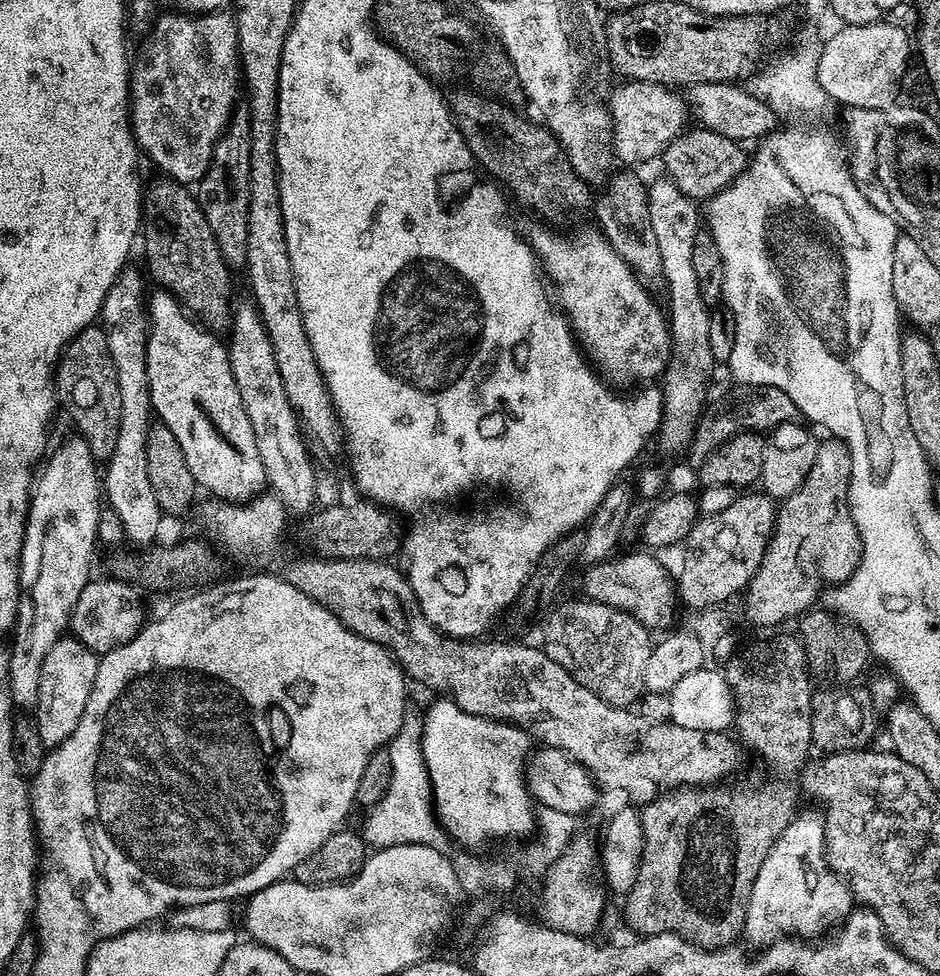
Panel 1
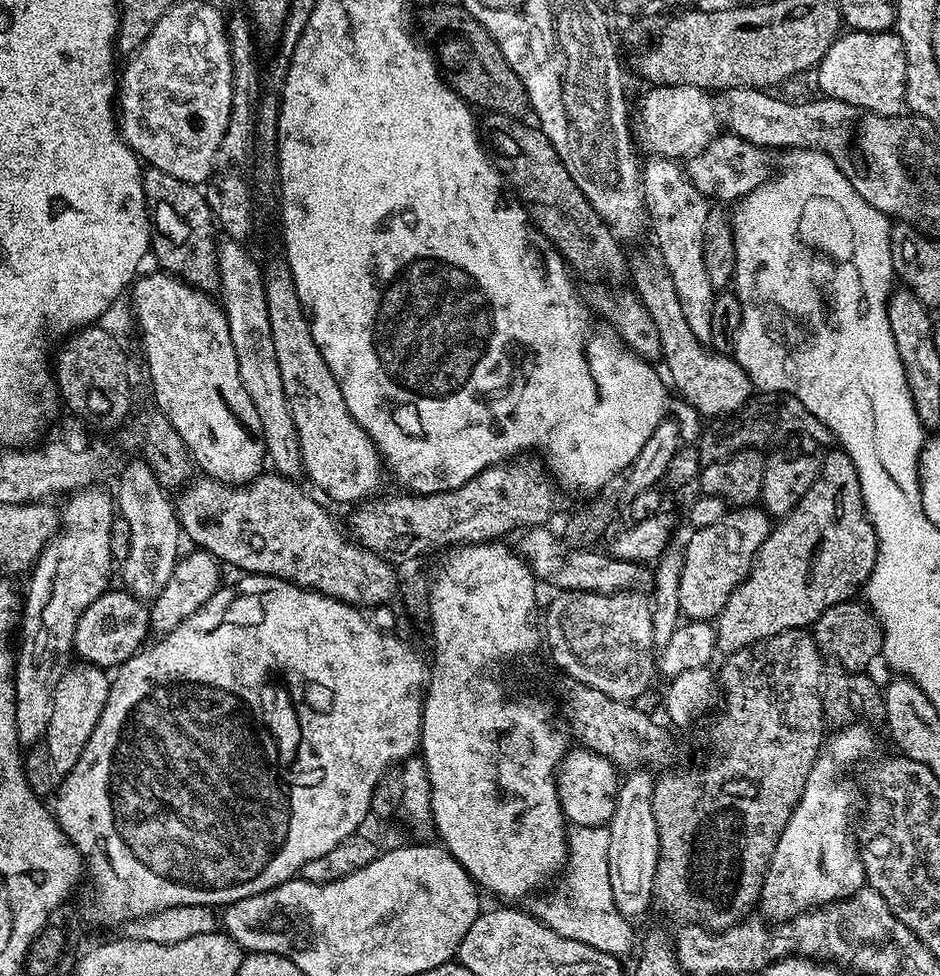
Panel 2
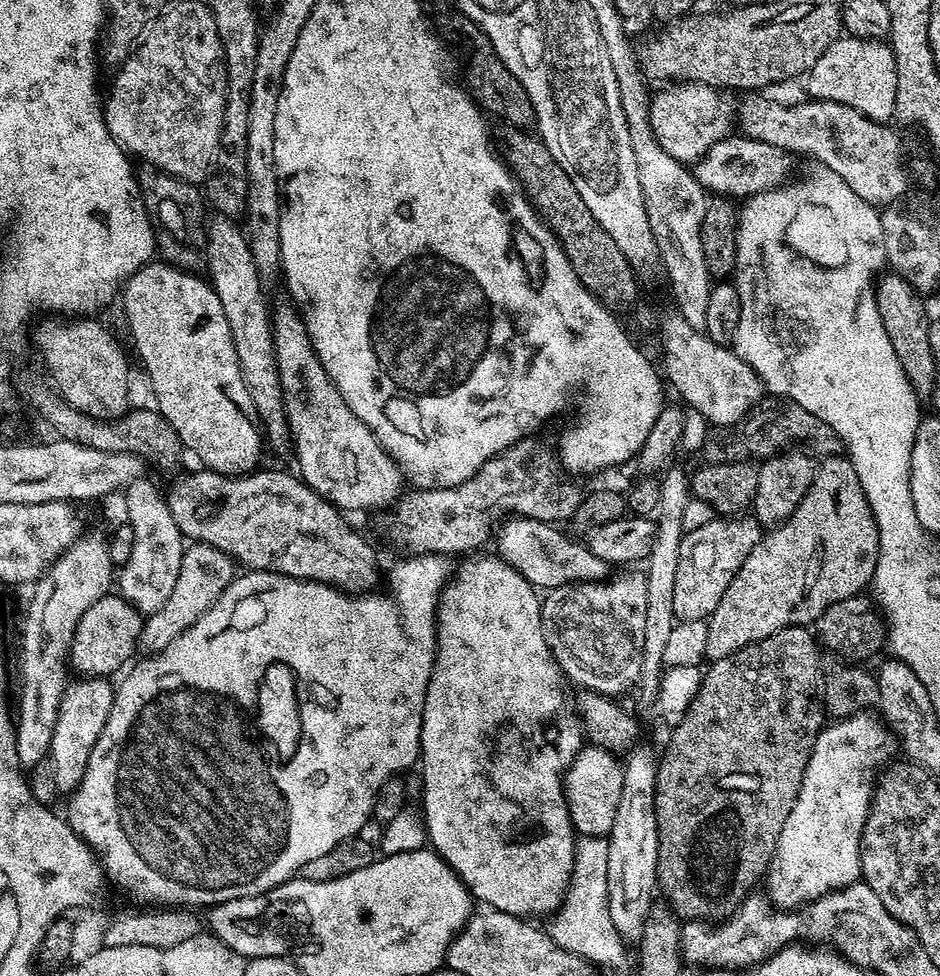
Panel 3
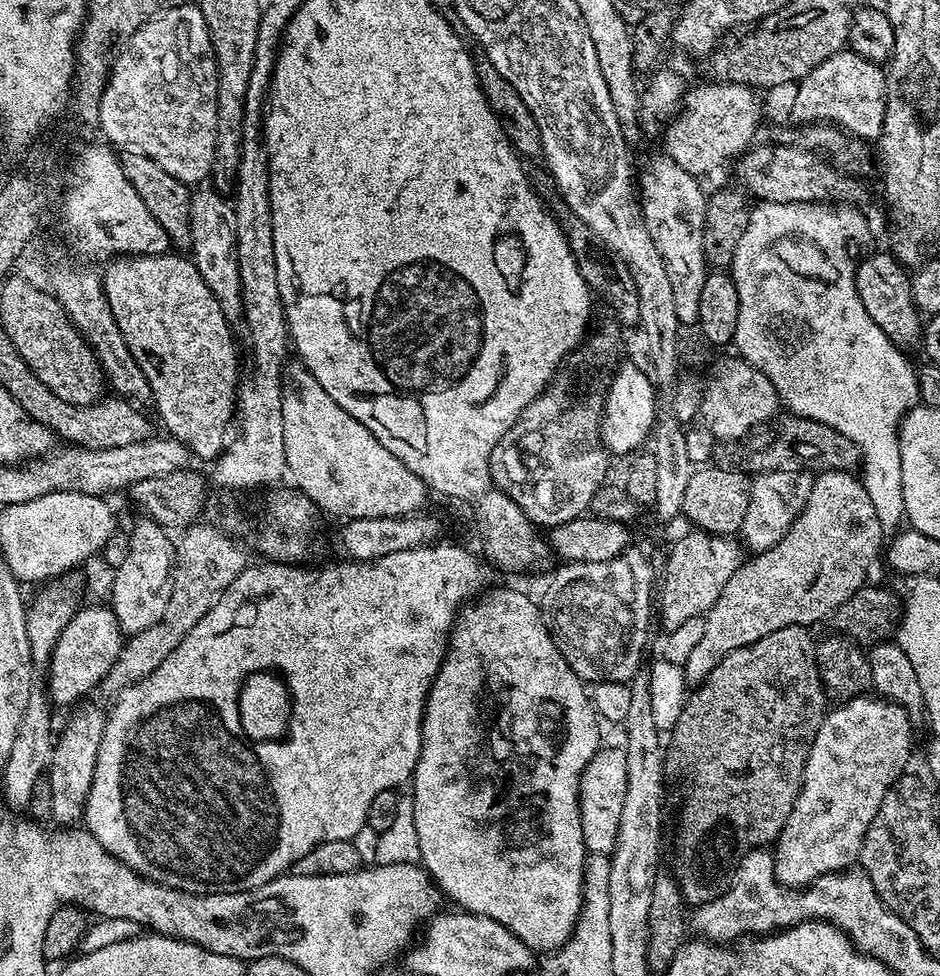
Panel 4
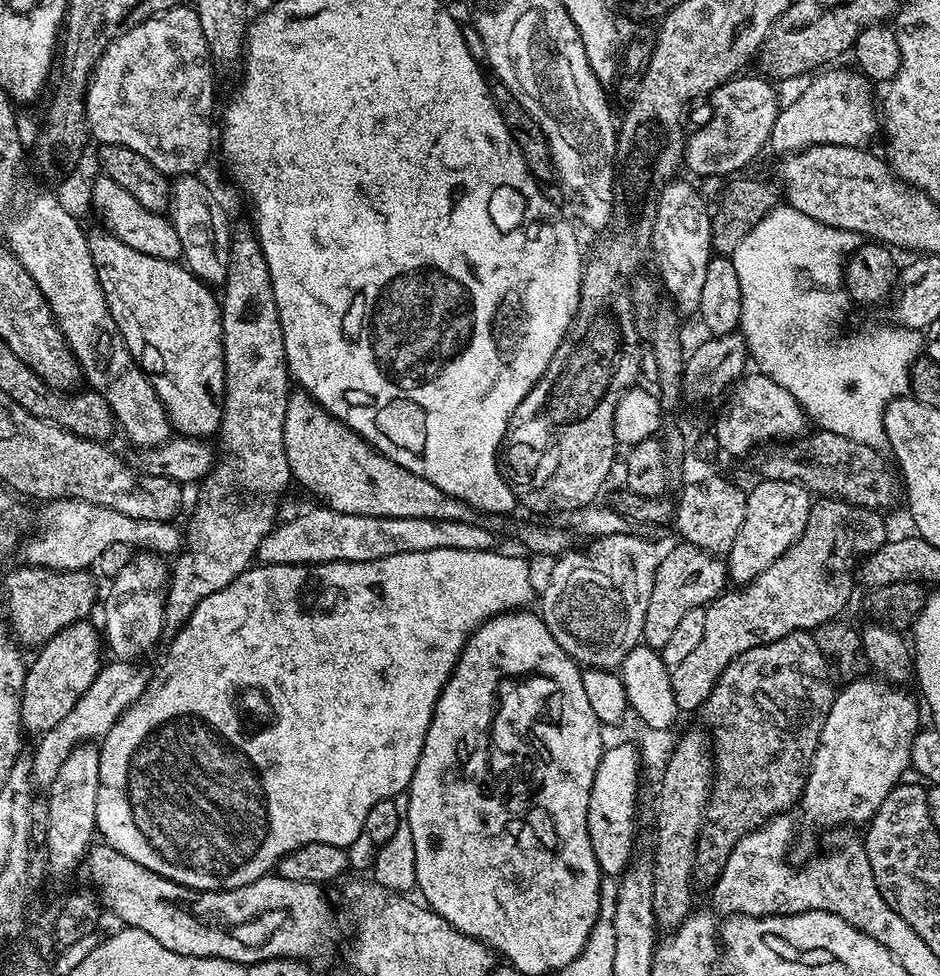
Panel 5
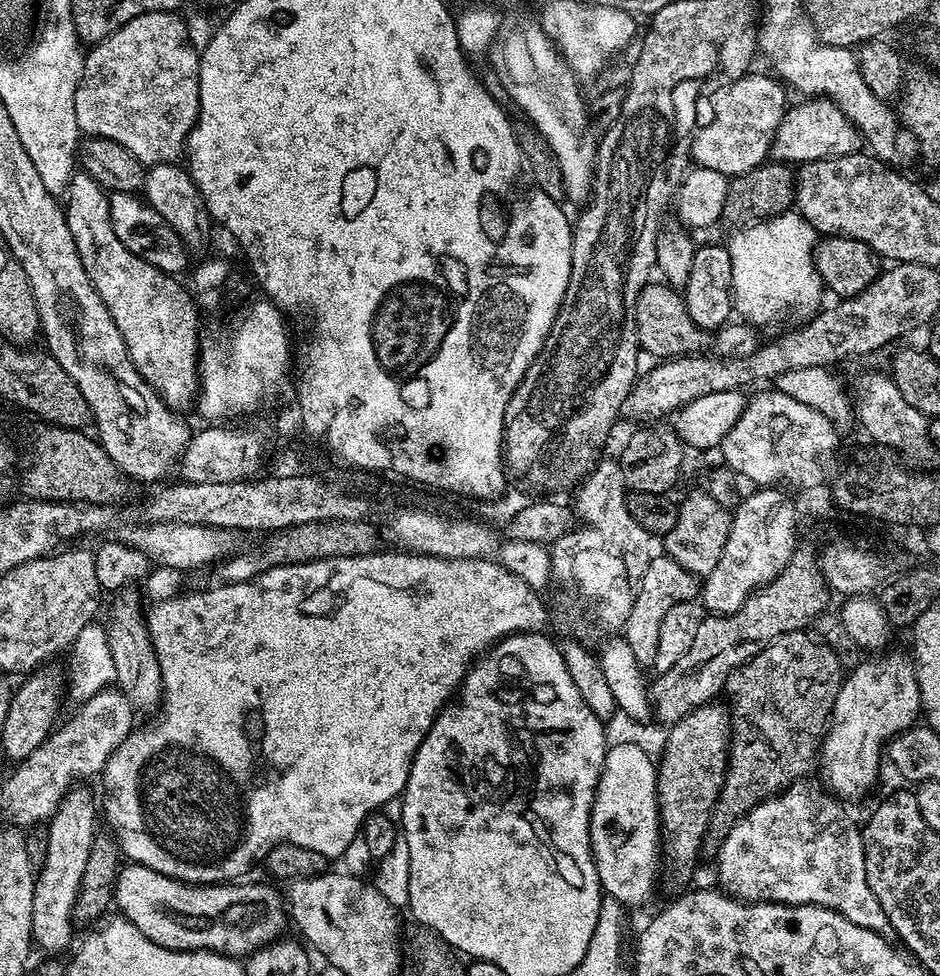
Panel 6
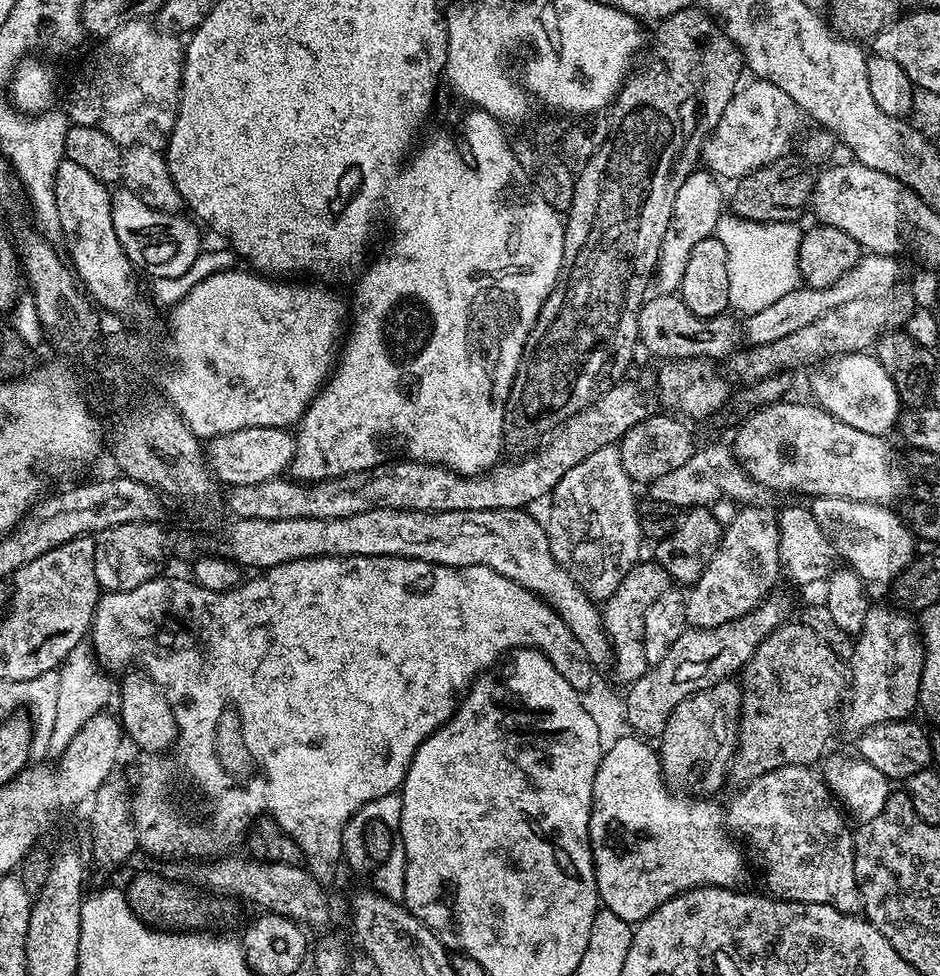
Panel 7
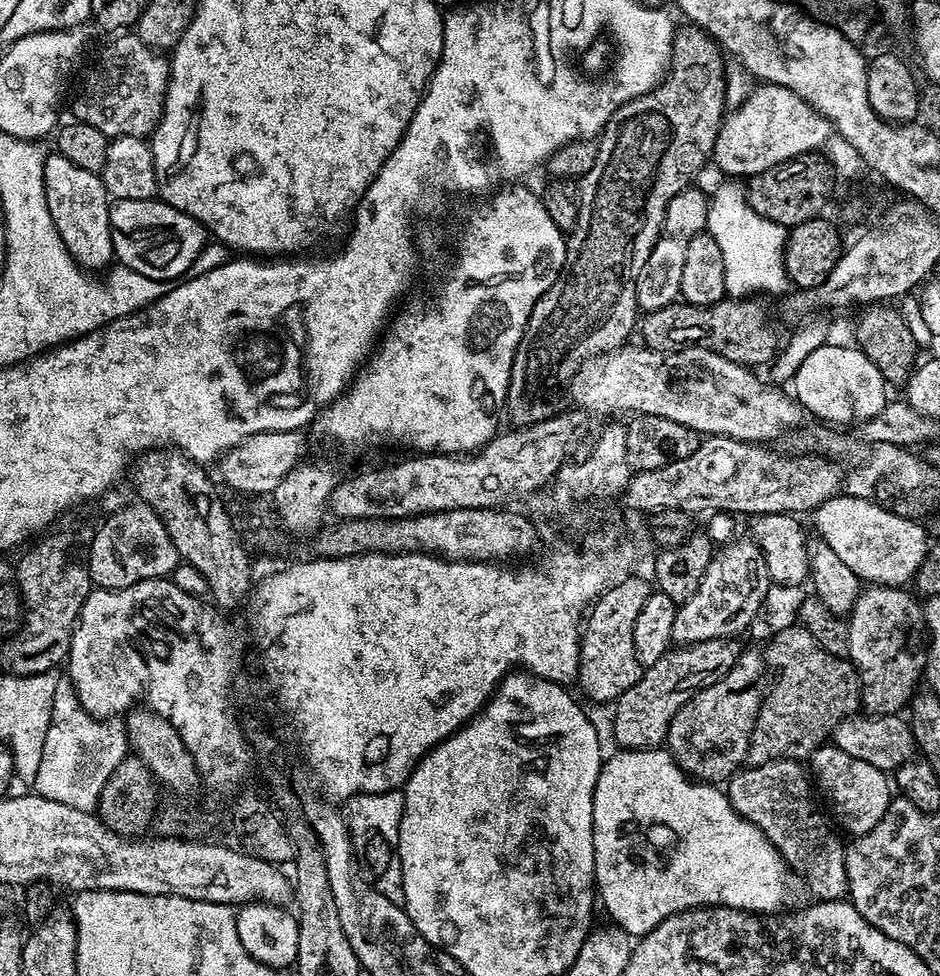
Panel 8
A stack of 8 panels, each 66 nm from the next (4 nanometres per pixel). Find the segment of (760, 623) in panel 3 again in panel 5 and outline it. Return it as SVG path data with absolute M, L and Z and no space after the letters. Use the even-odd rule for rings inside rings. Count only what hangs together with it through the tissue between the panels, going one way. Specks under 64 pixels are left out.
M835 497L815 501L807 518L806 530L794 546L782 554L782 558L770 562L770 566L766 566L766 570L749 584L732 590L736 592L725 591L705 607L706 634L702 634L702 642L698 642L696 649L678 667L671 669L673 696L679 711L695 713L701 708L710 690L714 690L722 670L726 670L738 654L746 654L746 650L754 646L769 644L791 632L815 630L822 622L837 619L852 594L853 584L856 584L856 561L881 551L889 541L890 533L881 516L877 509L852 505Z

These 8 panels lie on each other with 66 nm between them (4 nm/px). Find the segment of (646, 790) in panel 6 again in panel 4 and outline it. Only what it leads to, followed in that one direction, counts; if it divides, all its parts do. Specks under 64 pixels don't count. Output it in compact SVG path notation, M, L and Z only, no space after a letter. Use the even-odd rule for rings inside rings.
M601 746L590 758L580 779L580 817L585 849L592 854L611 853L618 838L623 799L626 798L626 752L623 747Z

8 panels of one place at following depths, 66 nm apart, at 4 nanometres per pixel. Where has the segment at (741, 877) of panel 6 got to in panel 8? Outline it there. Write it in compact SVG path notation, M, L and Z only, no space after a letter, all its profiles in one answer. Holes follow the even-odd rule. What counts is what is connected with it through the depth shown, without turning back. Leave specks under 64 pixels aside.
M778 759L743 767L727 781L726 791L728 801L734 806L736 812L766 834L768 841L779 850L780 856L787 862L789 869L803 879L807 889L809 886L815 899L838 900L847 895L845 843L841 842L834 832L835 827L831 824L829 817L822 814L814 798L815 791L811 779L799 761Z

